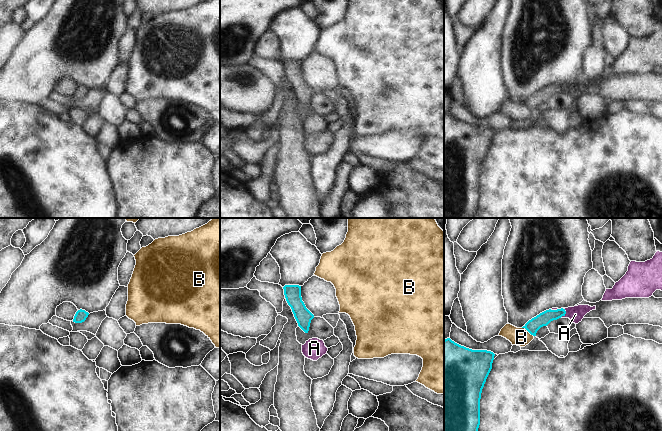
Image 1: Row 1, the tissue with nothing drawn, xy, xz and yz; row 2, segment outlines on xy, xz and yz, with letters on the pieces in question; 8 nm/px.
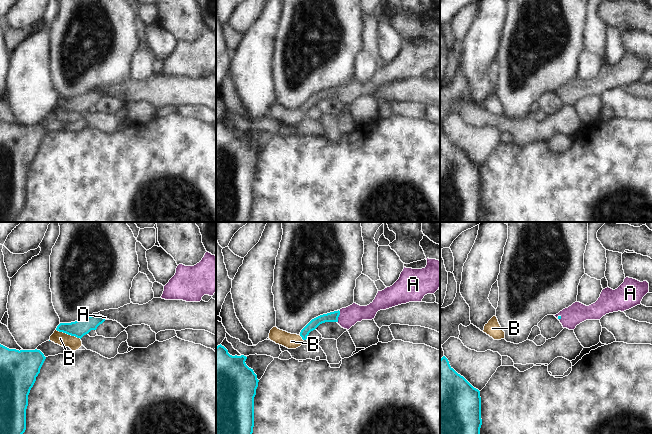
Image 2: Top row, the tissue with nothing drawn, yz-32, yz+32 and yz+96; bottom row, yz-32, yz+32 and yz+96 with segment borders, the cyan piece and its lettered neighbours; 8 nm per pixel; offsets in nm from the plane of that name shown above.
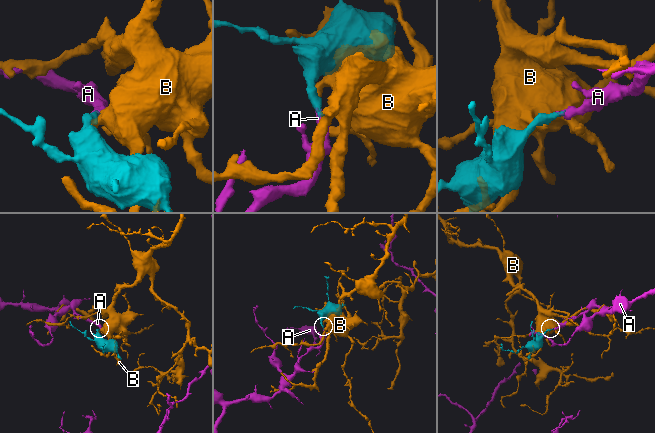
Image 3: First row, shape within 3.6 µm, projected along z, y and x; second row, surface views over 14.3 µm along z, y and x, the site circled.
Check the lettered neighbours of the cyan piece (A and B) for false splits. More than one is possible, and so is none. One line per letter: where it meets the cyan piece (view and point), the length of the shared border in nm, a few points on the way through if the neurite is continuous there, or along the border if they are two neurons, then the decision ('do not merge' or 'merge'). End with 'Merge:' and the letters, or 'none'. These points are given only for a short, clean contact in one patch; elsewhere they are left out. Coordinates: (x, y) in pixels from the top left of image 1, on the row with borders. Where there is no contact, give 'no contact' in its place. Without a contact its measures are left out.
A: meets cyan in yz at (565, 313); contact 90 nm long; runs through yz (543, 319), (551, 314), (565, 313), (575, 314); merge
B: meets cyan in yz at (528, 331); contact 120 nm long; do not merge
Merge: A

